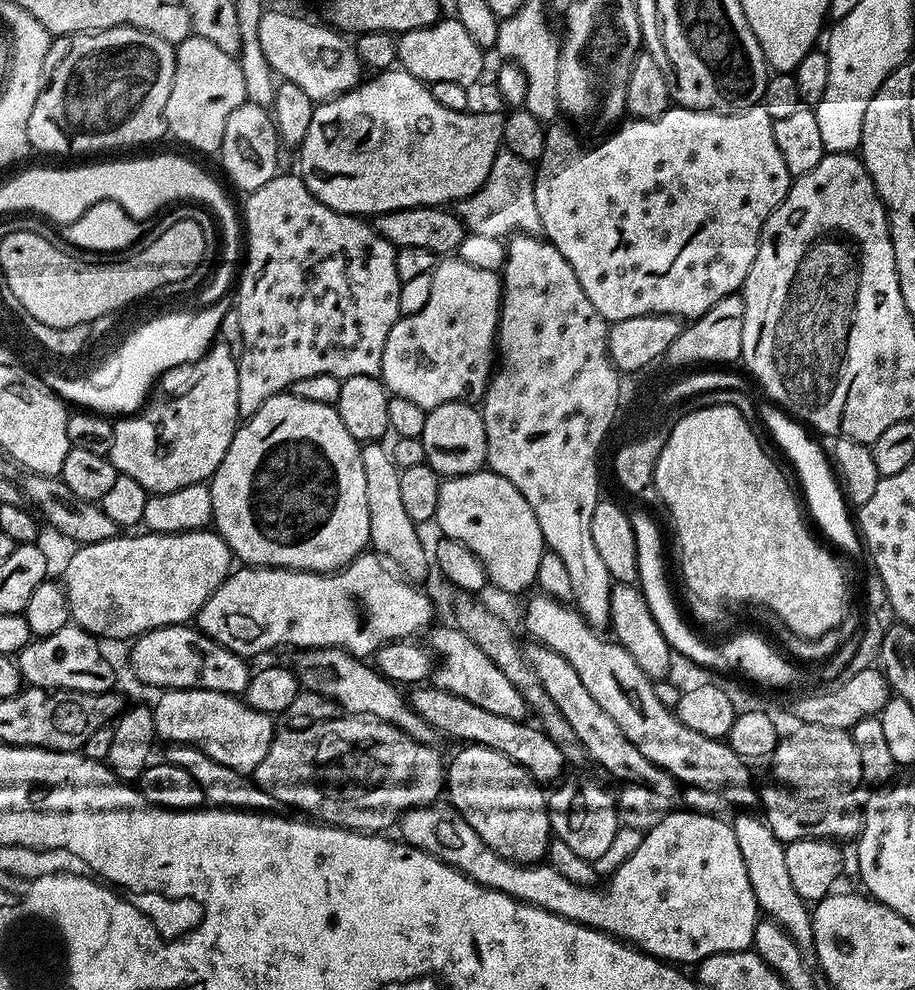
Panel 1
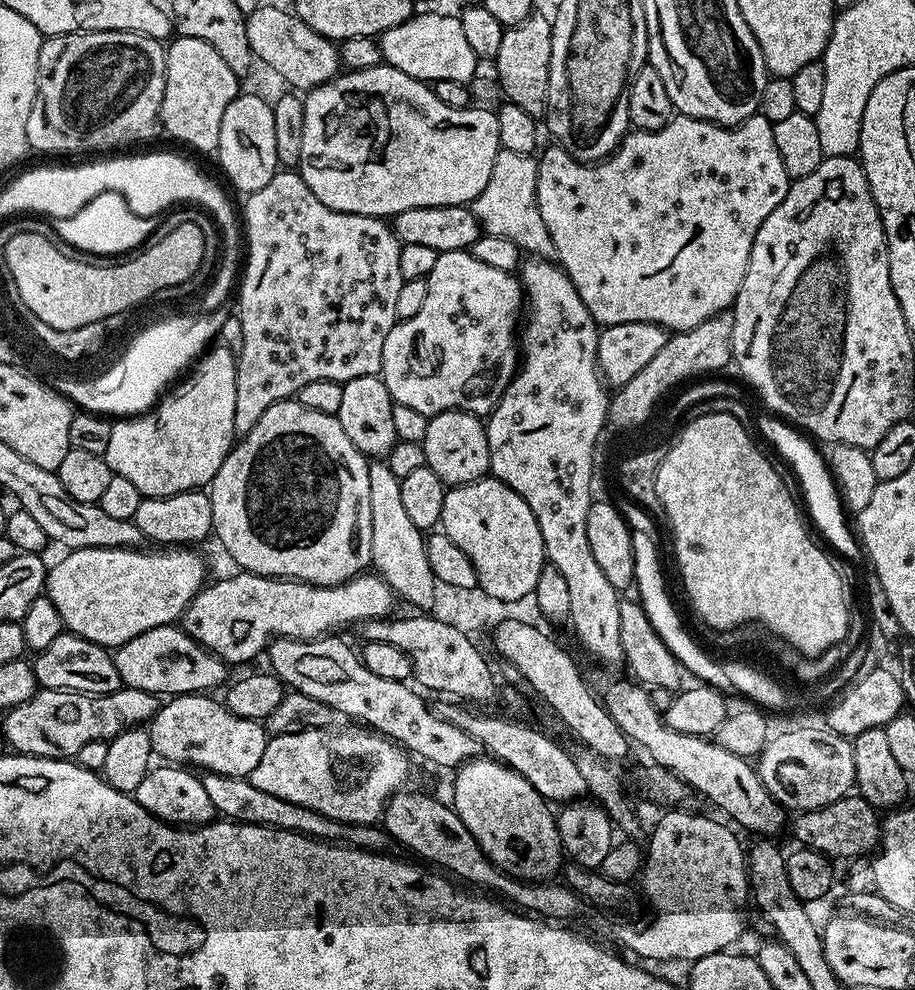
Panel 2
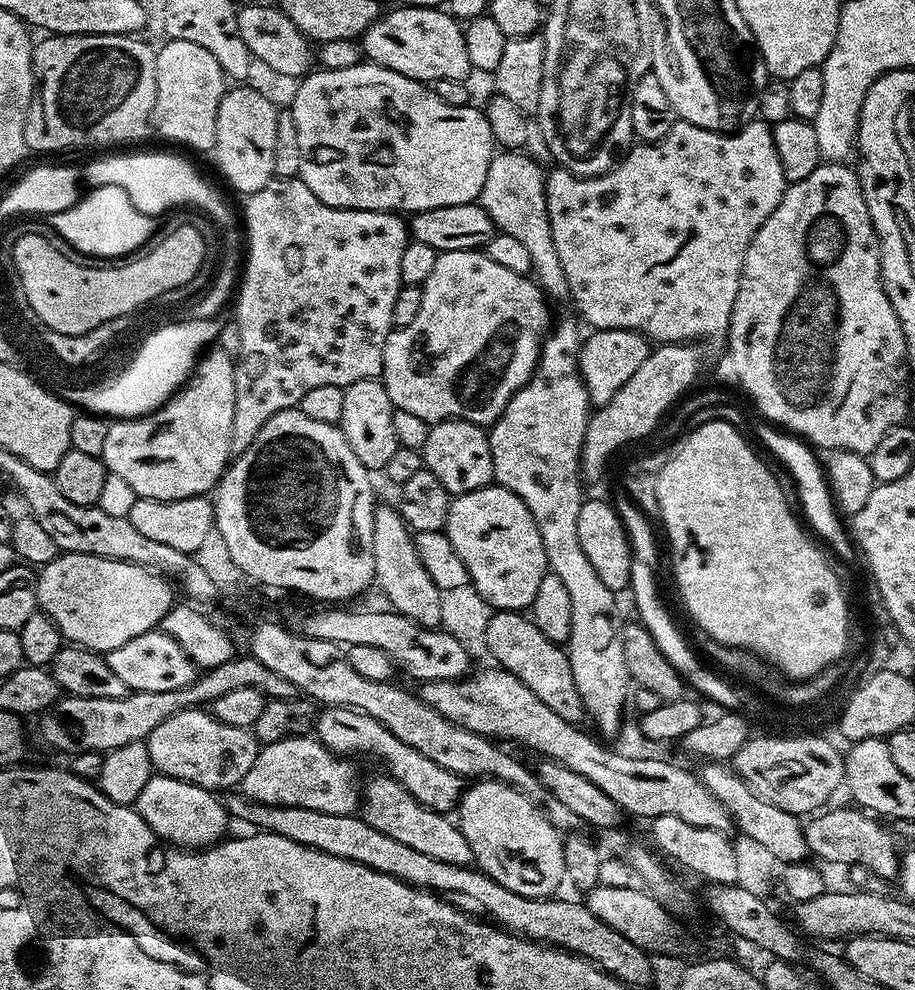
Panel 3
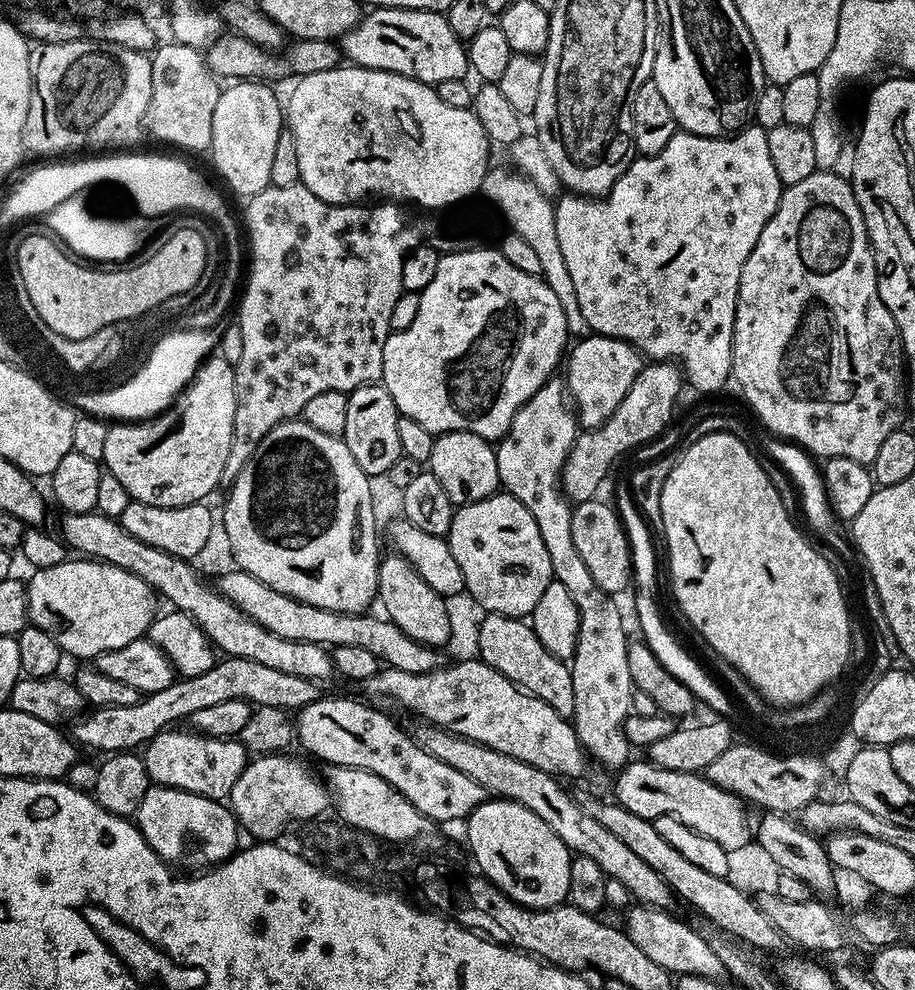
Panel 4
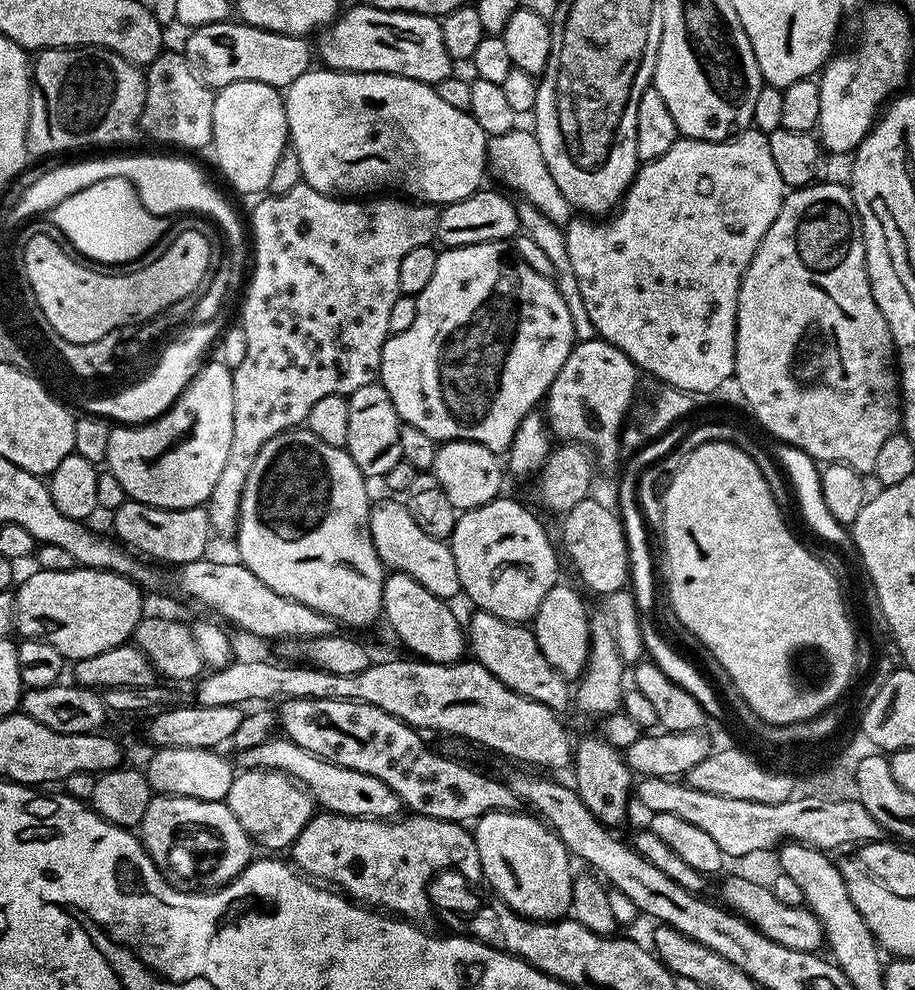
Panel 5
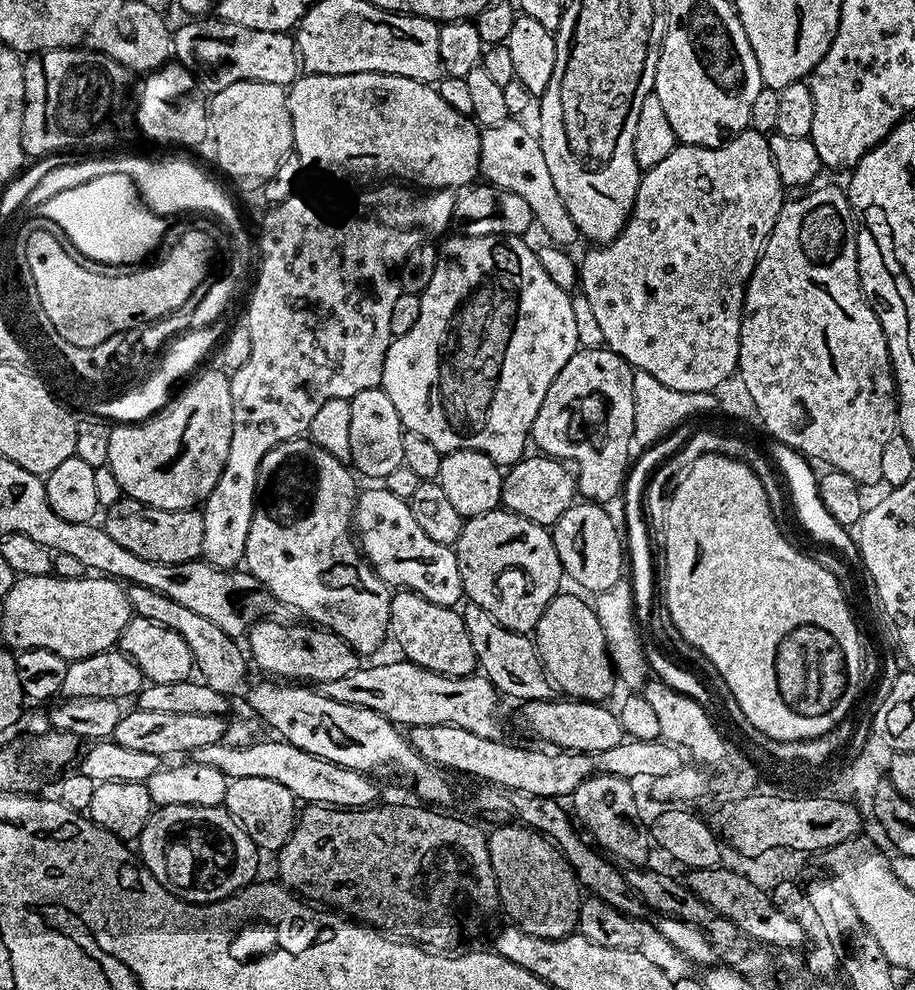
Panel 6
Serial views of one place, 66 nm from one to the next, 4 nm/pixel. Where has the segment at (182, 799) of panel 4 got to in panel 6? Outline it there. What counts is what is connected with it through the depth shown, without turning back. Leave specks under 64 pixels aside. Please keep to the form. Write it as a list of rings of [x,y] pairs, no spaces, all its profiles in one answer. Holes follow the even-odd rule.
[[[166,806],[165,808],[157,807],[153,811],[152,817],[146,822],[138,841],[138,856],[142,861],[143,867],[148,869],[148,873],[155,878],[167,892],[174,894],[179,900],[184,900],[187,904],[213,904],[219,900],[224,900],[227,896],[233,896],[235,892],[240,892],[247,888],[249,884],[257,879],[256,867],[262,859],[256,843],[242,831],[240,825],[236,823],[235,818],[228,813],[222,806],[219,808],[203,808],[202,806]]]

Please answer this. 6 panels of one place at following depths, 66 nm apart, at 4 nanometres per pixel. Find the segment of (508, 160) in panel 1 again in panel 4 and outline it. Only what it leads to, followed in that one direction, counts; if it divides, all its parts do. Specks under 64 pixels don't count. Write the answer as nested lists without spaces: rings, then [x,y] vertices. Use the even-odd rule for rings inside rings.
[[[489,167],[484,181],[480,184],[479,195],[485,196],[487,203],[502,217],[503,223],[511,232],[518,234],[531,246],[538,258],[542,261],[542,279],[562,305],[562,314],[566,314],[566,326],[573,337],[583,338],[589,335],[590,329],[586,318],[582,318],[582,309],[578,306],[578,297],[574,290],[574,281],[566,267],[566,258],[562,255],[562,249],[558,243],[558,226],[556,225],[556,210],[553,201],[530,178],[513,170],[511,167]]]

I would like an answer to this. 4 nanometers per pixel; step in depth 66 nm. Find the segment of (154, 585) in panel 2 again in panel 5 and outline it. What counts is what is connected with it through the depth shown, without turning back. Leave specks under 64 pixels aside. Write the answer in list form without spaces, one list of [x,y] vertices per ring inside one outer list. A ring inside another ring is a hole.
[[[79,566],[72,568],[69,572],[42,572],[39,570],[33,571],[33,576],[28,576],[24,581],[19,584],[14,592],[14,599],[16,601],[16,619],[14,621],[15,631],[21,637],[30,640],[47,640],[50,646],[54,646],[54,650],[58,650],[58,654],[62,654],[65,661],[75,662],[78,660],[85,660],[94,654],[102,654],[102,650],[110,650],[114,646],[125,643],[135,633],[136,624],[142,619],[142,613],[145,611],[144,600],[142,597],[141,589],[137,588],[131,580],[127,580],[124,576],[119,576],[113,572],[99,572],[93,568],[81,568]]]

